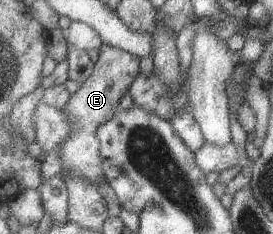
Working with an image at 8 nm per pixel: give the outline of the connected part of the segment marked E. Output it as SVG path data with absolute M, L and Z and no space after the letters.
M102 45L99 48L99 56L93 63L92 73L74 93L71 93L68 101L59 109L69 125L68 135L59 143L61 171L58 175L61 178L70 173L85 179L94 187L100 181L105 181L96 132L99 125L106 123L120 109L119 99L126 93L138 72L139 57L114 47Z

